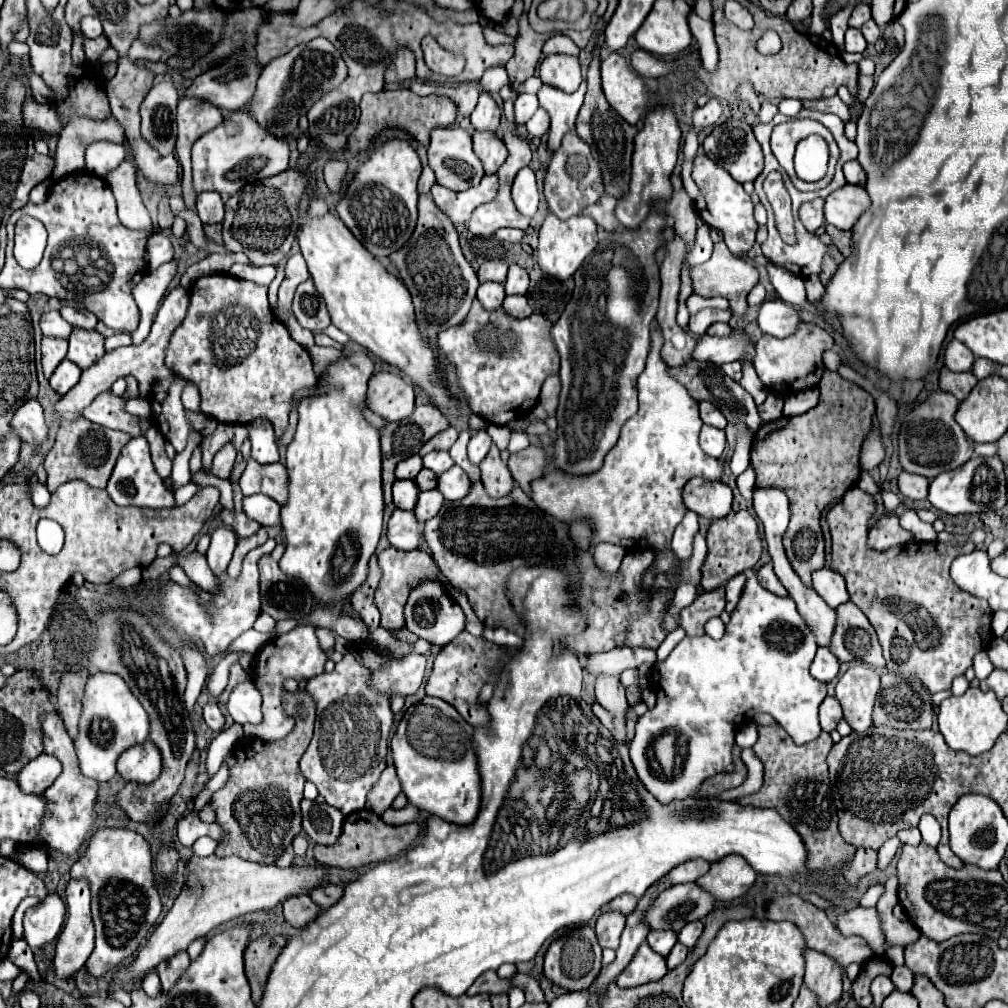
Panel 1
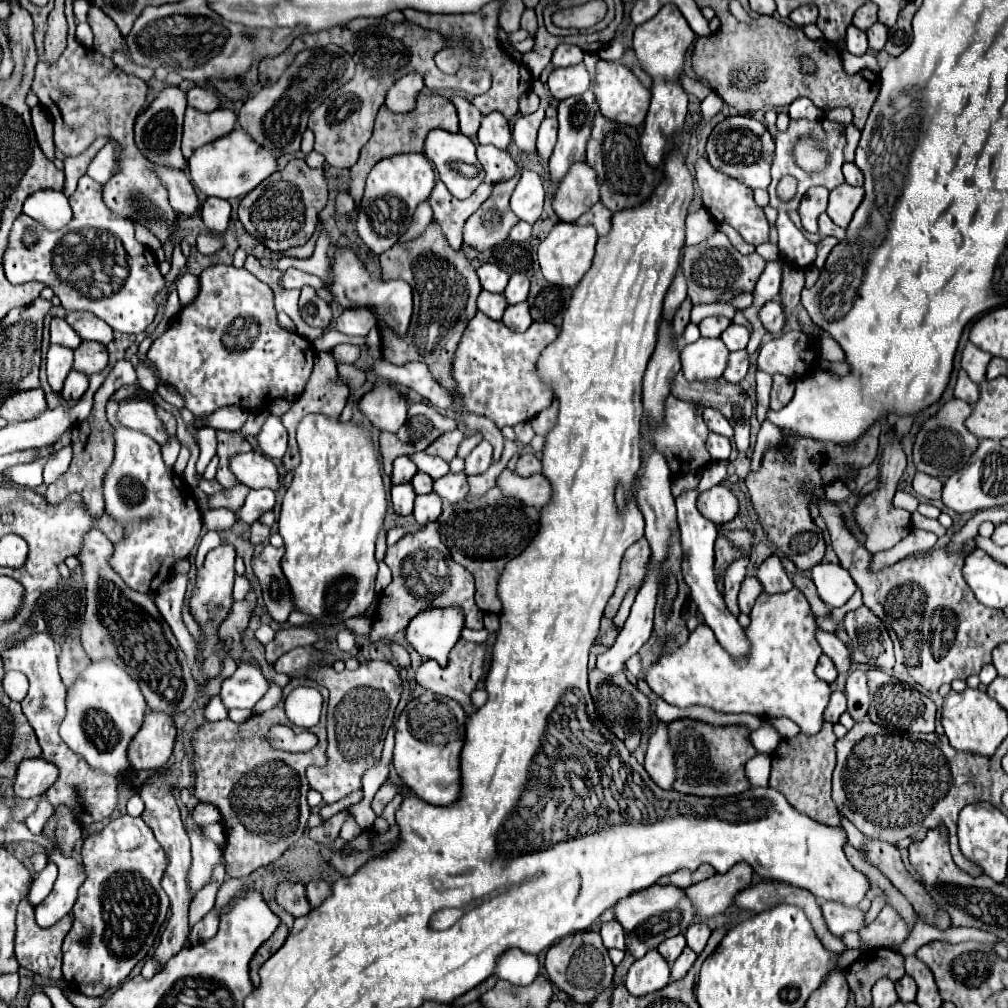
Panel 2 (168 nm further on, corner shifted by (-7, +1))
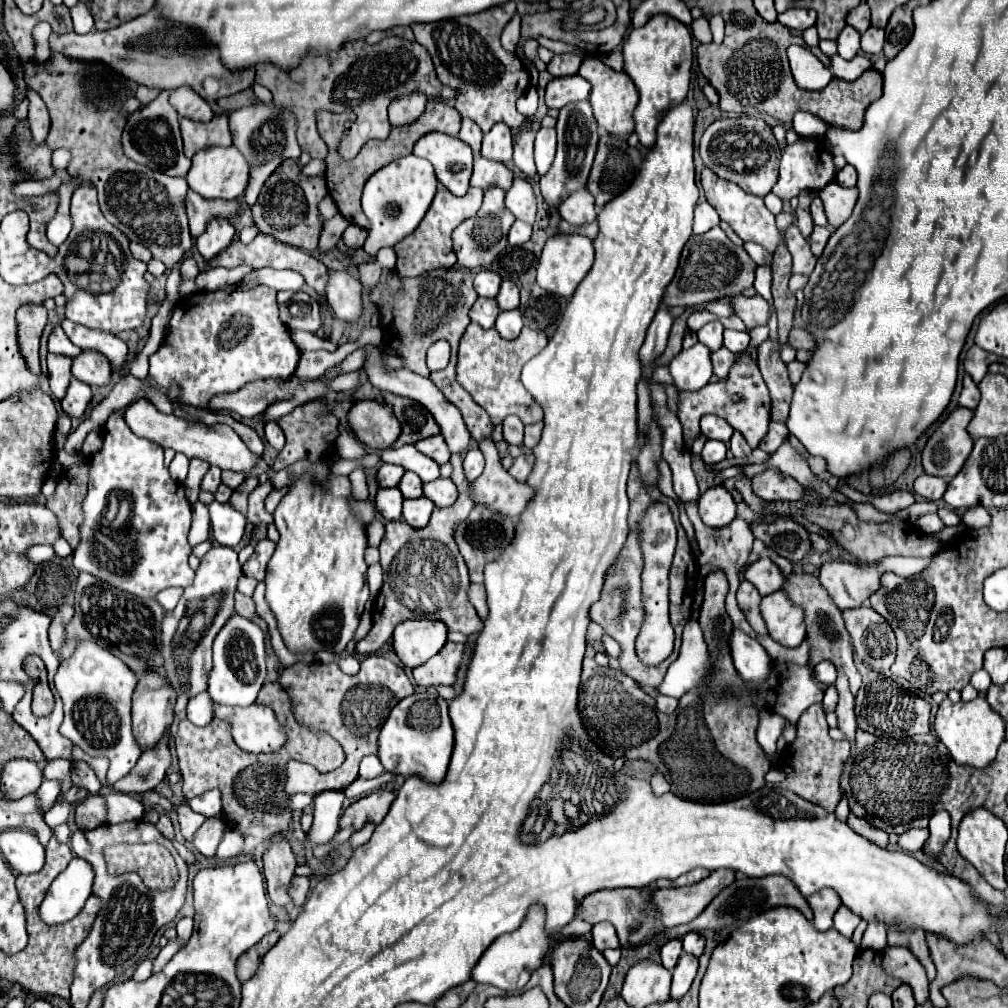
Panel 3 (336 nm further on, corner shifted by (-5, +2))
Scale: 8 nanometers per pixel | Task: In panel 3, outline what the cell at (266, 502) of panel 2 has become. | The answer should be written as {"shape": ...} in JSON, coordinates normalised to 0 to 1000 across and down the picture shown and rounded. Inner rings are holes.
{"shape":[[[209,498],[207,500],[207,510],[209,510],[209,526],[211,534],[219,542],[233,542],[241,534],[243,526],[243,512],[235,508],[229,500],[219,500],[219,498]]]}

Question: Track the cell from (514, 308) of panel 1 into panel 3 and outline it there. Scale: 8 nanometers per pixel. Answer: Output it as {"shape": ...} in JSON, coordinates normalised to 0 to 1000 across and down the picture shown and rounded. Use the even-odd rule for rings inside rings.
{"shape":[[[505,308],[505,310],[497,310],[493,313],[493,319],[491,319],[491,327],[495,329],[497,335],[501,337],[511,337],[515,333],[519,325],[519,317],[515,313],[515,308]]]}

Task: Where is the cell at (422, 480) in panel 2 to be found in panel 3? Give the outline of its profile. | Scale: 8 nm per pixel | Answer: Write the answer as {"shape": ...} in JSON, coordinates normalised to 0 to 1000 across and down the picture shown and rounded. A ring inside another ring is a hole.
{"shape":[[[402,468],[394,484],[398,486],[400,494],[416,494],[420,490],[418,482],[420,482],[420,478],[412,468]]]}

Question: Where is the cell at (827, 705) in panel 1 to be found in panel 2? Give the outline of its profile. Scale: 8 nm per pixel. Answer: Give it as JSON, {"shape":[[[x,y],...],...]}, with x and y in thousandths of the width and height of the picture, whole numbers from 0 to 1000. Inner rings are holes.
{"shape":[[[828,686],[824,689],[824,695],[822,695],[822,701],[818,705],[818,715],[822,717],[830,717],[832,711],[840,705],[840,693],[838,693],[838,688],[834,686]]]}

